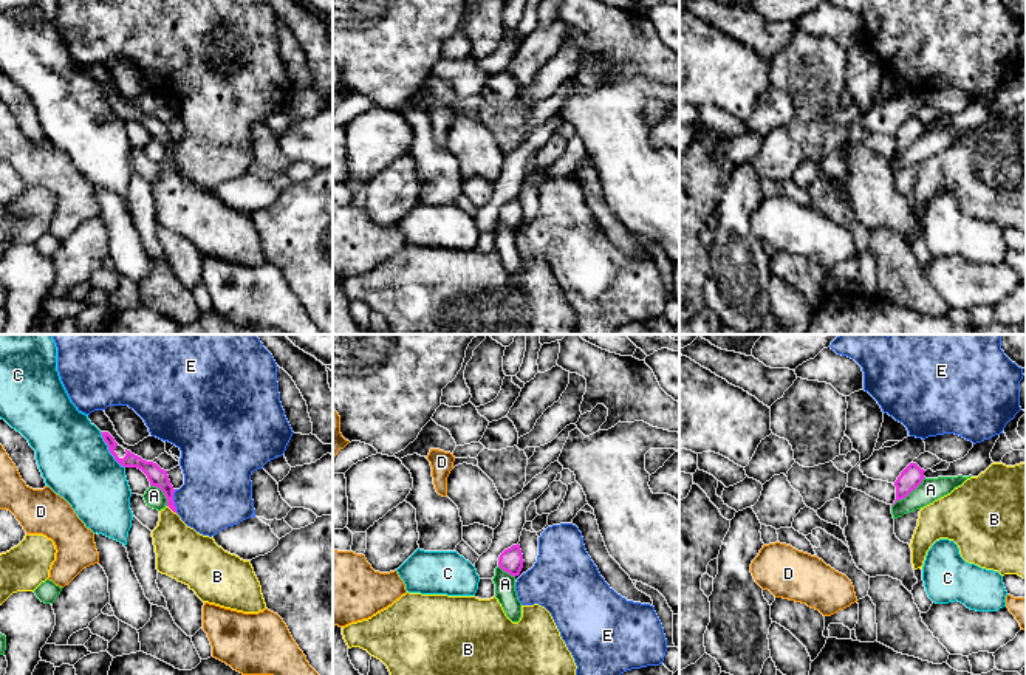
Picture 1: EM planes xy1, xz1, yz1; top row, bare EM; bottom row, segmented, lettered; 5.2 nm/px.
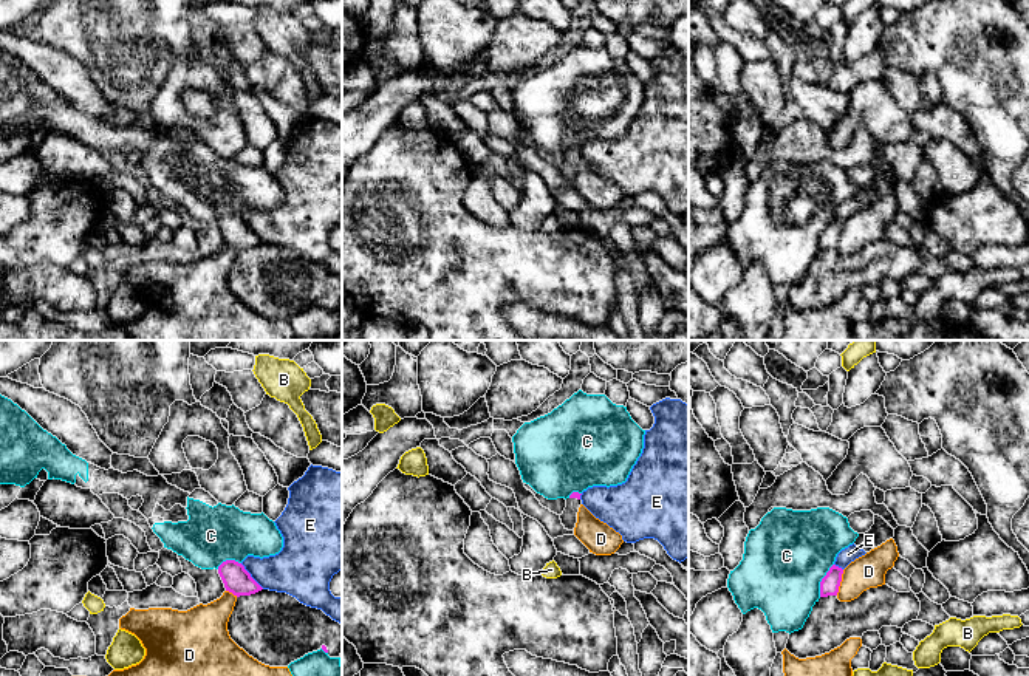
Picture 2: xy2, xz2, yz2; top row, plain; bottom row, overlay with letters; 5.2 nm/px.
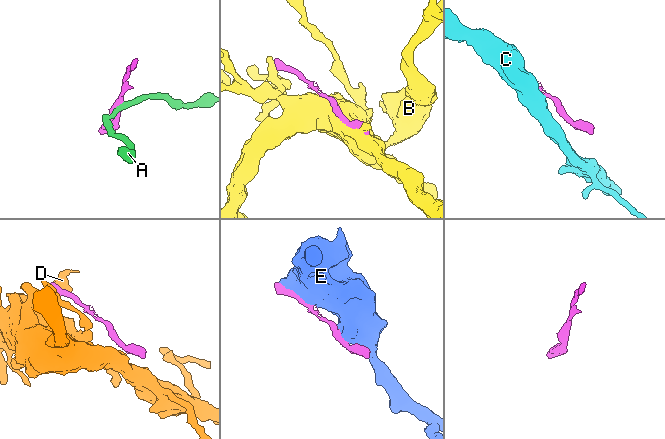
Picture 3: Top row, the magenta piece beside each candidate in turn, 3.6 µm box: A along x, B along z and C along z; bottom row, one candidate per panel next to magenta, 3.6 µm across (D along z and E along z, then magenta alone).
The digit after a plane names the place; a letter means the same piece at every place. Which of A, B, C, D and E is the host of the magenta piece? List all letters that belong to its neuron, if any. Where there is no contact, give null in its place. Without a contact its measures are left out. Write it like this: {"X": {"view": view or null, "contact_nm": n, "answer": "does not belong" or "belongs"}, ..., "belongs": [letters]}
{"A": {"view": "yz1", "contact_nm": 240, "answer": "does not belong"}, "B": {"view": "xy1", "contact_nm": 80, "answer": "does not belong"}, "C": {"view": "xy1", "contact_nm": 240, "answer": "does not belong"}, "D": {"view": "yz2", "contact_nm": 140, "answer": "does not belong"}, "E": {"view": "xy2", "contact_nm": 180, "answer": "does not belong"}, "belongs": []}

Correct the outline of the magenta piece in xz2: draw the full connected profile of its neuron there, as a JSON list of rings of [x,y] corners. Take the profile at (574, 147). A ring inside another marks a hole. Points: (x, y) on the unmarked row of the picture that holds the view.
[[[573,145],[566,152],[566,161],[565,161],[563,167],[560,169],[562,178],[568,184],[574,184],[574,181],[576,181],[577,166],[579,166],[579,161],[582,158],[580,149],[582,147],[579,147],[579,145]]]

